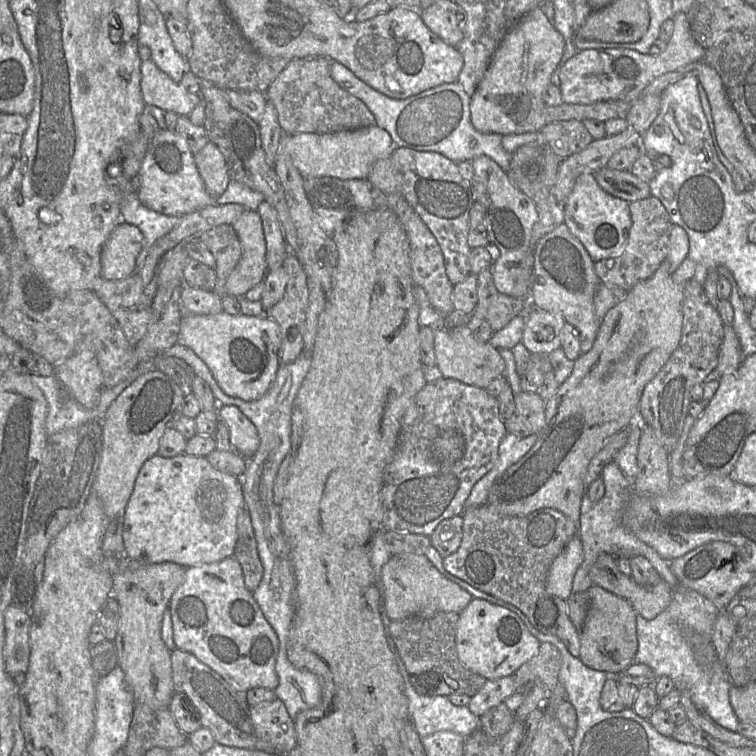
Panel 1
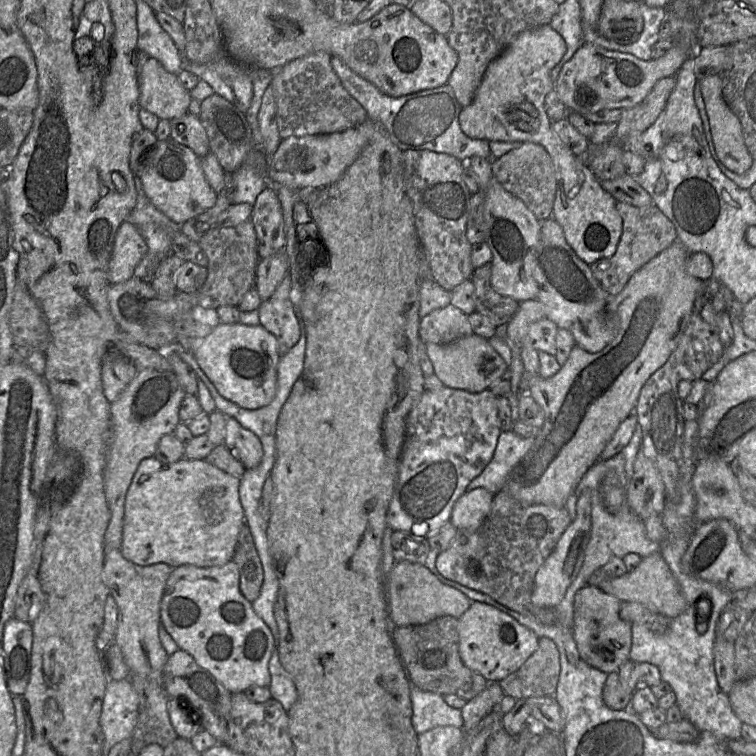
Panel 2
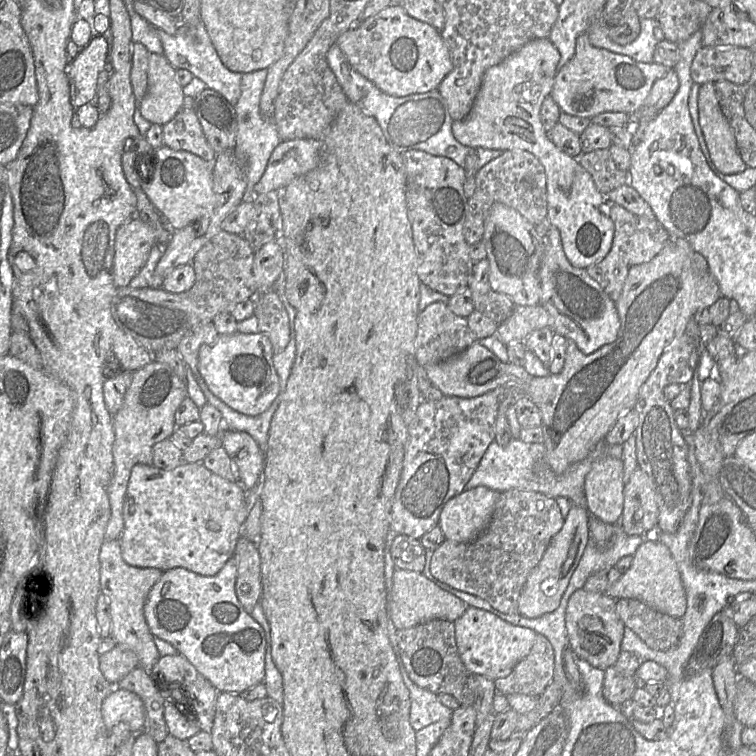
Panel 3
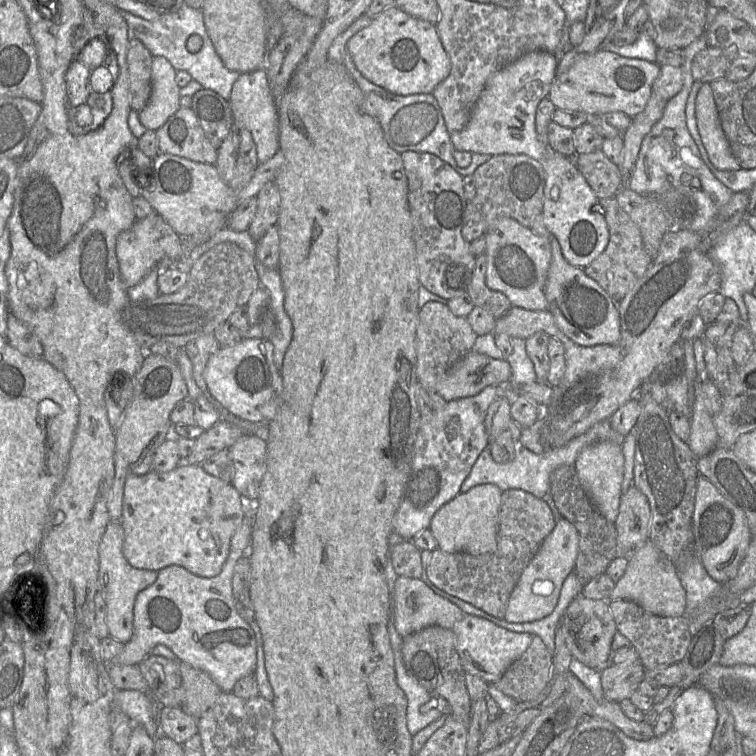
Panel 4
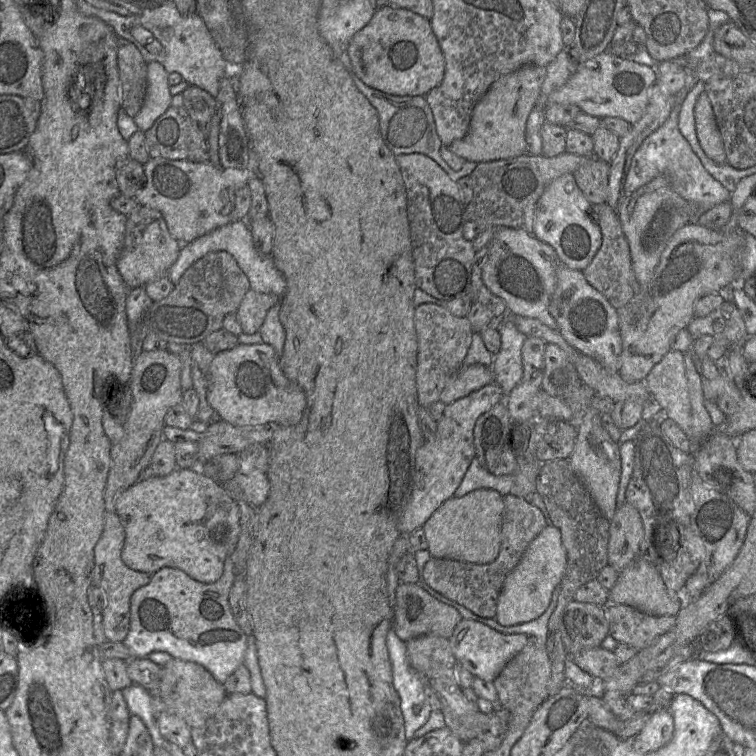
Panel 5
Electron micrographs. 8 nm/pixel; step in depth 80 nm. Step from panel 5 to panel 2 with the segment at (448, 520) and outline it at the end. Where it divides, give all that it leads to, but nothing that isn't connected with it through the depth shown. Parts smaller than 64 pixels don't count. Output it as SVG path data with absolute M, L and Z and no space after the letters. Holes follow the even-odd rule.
M485 488L465 492L453 506L450 522L458 530L475 530L487 518L492 507L494 494Z

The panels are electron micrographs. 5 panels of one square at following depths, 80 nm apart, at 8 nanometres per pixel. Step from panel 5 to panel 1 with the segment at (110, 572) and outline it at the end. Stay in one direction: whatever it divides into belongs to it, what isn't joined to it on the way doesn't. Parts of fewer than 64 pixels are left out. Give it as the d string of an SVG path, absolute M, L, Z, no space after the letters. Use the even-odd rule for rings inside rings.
M123 557L118 569L112 573L112 596L118 602L120 621L113 643L117 651L118 666L135 702L152 708L168 708L175 694L172 681L171 651L162 635L162 620L170 599L185 579L186 567L171 563L129 561Z

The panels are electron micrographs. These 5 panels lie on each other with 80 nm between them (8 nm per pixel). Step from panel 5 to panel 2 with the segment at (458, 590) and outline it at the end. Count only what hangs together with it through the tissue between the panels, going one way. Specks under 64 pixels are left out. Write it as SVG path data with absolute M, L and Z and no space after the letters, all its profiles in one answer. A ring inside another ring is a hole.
M500 491L494 495L492 507L485 521L475 530L458 530L448 549L440 552L436 569L443 577L463 586L489 595L498 603L544 625L558 622L556 607L537 607L531 601L535 576L546 558L551 554L563 532L571 523L568 511L544 504L524 505Z

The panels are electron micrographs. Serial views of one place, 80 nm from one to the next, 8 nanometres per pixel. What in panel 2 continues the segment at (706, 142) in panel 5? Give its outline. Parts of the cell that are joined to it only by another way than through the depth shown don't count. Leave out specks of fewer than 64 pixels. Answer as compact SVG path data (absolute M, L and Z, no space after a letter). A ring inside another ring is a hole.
M716 74L705 76L700 80L700 89L705 103L716 156L732 172L736 174L745 173L752 166L754 160L745 145L739 119L723 98L721 76Z

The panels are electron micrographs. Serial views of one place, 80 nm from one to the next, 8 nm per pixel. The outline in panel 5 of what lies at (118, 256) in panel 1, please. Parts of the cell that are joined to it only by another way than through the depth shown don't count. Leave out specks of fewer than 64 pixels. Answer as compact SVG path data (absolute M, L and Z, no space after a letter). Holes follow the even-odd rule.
M140 205L127 215L124 245L117 267L129 289L145 286L166 274L179 256L182 244L170 234L166 221L158 210Z

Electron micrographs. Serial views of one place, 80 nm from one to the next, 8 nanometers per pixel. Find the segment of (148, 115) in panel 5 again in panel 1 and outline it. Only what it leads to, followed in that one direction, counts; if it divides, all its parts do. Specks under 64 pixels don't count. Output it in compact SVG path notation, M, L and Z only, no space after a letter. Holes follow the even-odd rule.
M153 60L142 61L140 70L141 93L146 105L190 116L197 105L205 103L200 95L191 94L180 83L173 81Z

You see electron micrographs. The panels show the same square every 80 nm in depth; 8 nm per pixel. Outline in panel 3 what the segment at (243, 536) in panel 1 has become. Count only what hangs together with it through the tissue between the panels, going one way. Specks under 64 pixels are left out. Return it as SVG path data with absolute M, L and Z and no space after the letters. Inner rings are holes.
M240 536L233 557L237 568L236 596L245 611L252 615L261 597L260 556L255 542Z

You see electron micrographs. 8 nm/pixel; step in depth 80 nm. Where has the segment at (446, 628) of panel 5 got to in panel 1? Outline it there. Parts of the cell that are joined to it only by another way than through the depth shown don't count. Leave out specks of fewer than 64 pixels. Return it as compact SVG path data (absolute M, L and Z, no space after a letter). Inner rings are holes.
M402 553L393 555L381 570L383 606L392 620L409 617L429 618L440 612L460 614L473 596L458 584L447 579L425 554Z

